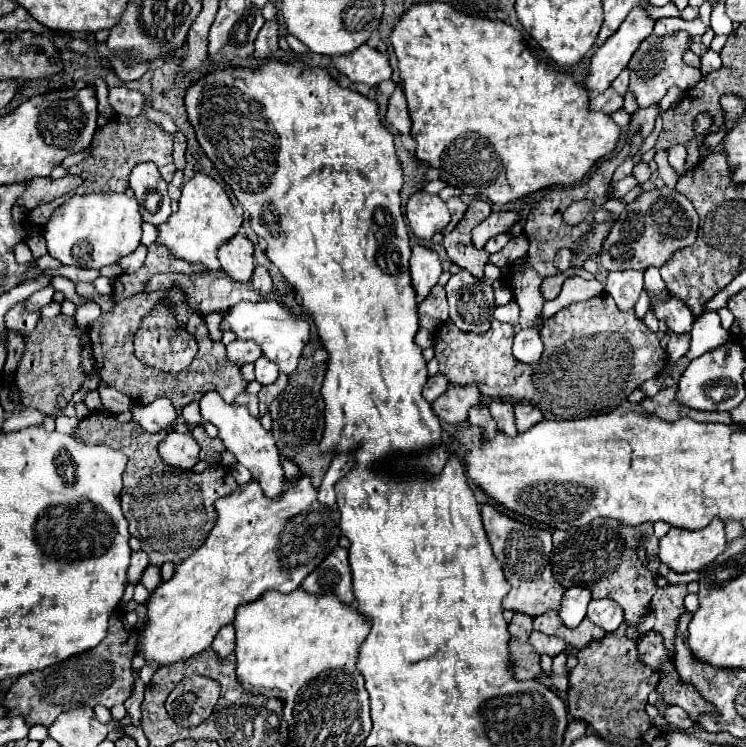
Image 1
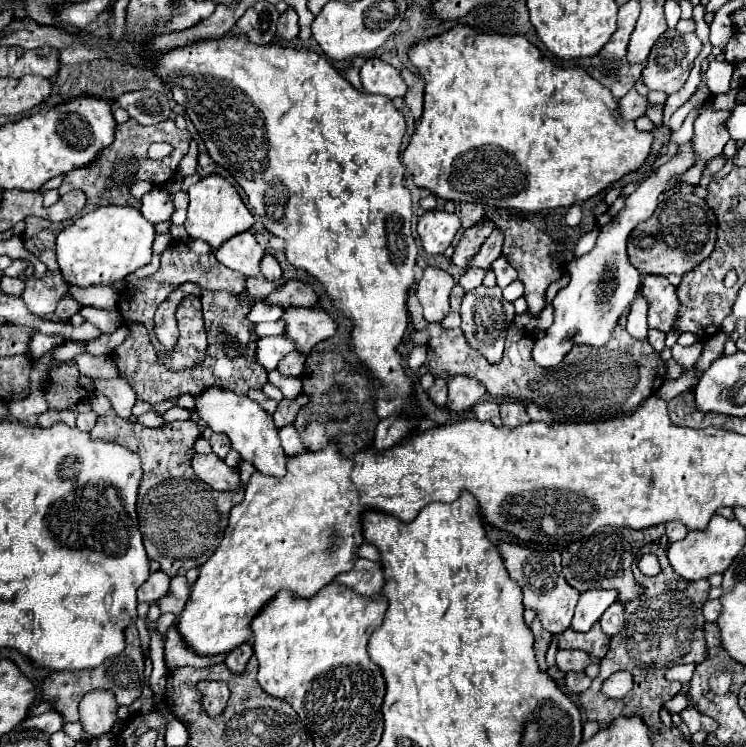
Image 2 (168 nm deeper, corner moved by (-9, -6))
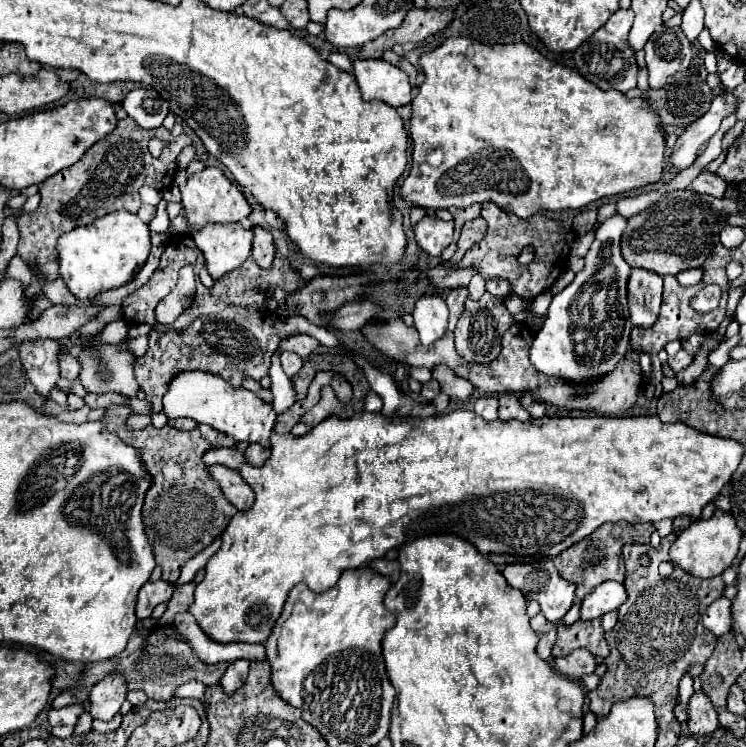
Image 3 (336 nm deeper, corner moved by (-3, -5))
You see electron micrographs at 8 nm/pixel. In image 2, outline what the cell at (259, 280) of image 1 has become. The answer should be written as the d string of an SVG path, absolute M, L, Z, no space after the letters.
M265 253L265 257L261 259L259 267L261 267L261 275L265 279L269 279L269 281L275 281L275 279L281 277L281 267L279 267L275 255L271 255L271 253Z

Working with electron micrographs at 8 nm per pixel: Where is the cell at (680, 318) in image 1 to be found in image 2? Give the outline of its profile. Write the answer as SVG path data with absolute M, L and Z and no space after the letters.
M645 275L639 291L649 307L647 309L649 329L659 329L663 333L671 331L679 311L679 299L675 295L675 287L667 281L667 277Z

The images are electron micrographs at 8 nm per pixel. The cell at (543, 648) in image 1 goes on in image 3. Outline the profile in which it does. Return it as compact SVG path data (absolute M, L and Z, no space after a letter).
M573 650L571 654L563 656L563 658L555 658L555 668L557 672L561 672L563 676L571 678L571 680L579 680L583 674L591 674L597 666L595 656L589 650Z

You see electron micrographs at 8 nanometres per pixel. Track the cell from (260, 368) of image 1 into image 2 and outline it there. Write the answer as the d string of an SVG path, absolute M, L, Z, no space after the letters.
M291 351L289 355L285 355L285 359L281 359L279 363L279 371L285 375L285 377L299 377L305 369L305 355L299 353L299 351Z

